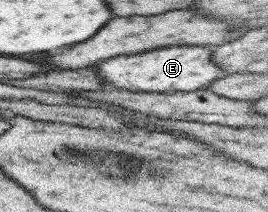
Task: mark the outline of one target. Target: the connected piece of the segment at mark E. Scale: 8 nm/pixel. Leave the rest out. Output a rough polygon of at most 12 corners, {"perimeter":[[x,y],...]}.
{"perimeter":[[182,44],[100,63],[104,85],[194,91],[226,72]]}

